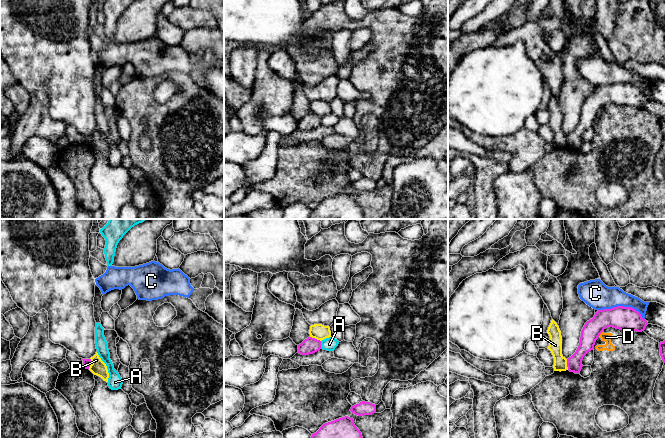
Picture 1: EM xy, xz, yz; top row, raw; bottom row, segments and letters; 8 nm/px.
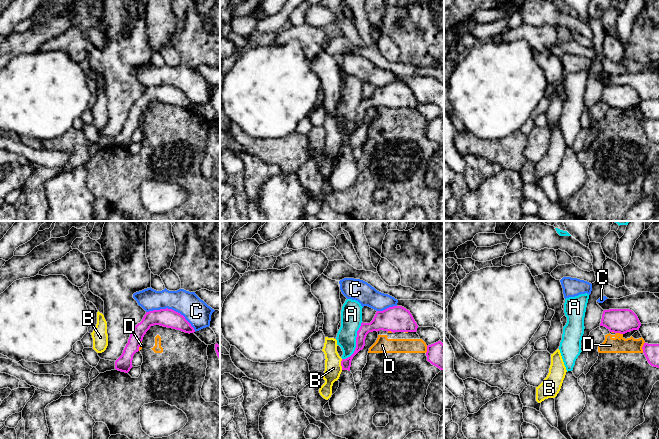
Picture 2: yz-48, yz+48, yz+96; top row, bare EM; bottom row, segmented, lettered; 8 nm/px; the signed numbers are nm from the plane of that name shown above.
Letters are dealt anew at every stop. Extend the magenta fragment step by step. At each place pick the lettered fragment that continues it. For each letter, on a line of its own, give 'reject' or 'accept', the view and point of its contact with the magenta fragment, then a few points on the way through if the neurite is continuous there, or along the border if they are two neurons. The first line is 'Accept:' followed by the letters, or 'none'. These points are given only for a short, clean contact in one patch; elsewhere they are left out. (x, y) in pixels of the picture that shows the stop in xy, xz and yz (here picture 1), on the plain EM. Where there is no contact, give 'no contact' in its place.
Accept: none
A: reject; contact xz (320, 121); border xz (320, 117), (321, 124)
B: reject; contact xz (314, 114); border xz (310, 112), (320, 117)
C: reject; contact yz (622, 82); border yz (598, 85), (630, 82), (644, 95)
D: reject; contact yz (601, 108)

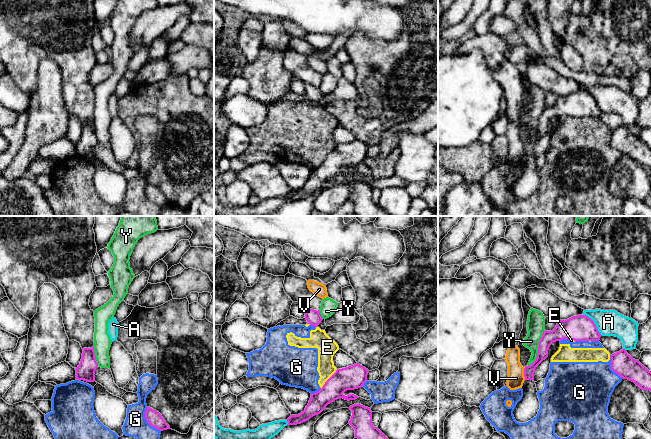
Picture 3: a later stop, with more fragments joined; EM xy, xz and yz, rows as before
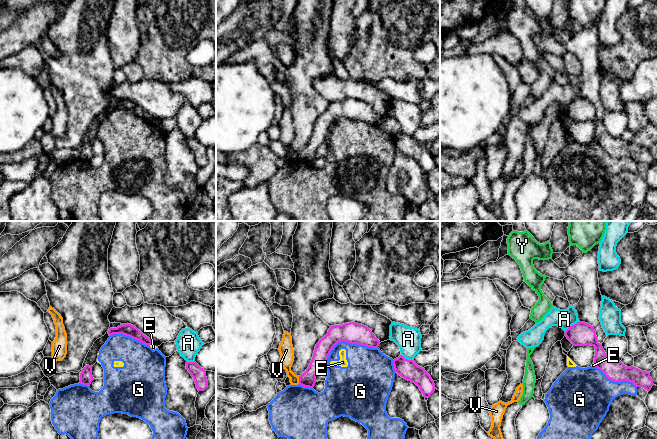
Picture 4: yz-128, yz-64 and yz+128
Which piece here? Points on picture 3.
Accept: none
A: reject; contact yz (594, 99)
E: reject; contact xz (328, 155)
G: reject; contact xy (147, 197)
V: reject; contact yz (524, 149)
Y: reject; contact yz (538, 125); border yz (545, 106), (539, 117), (537, 133), (527, 142)

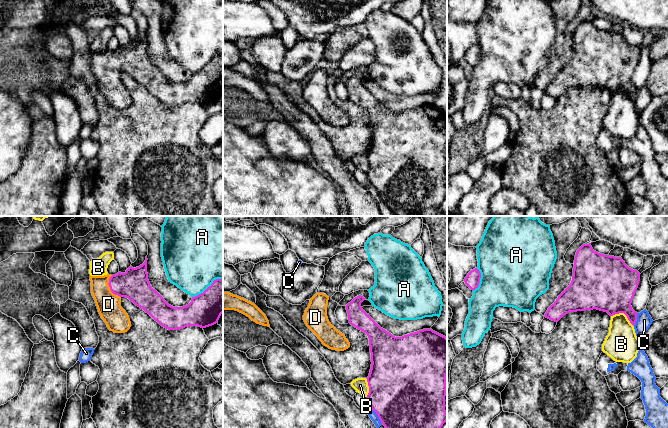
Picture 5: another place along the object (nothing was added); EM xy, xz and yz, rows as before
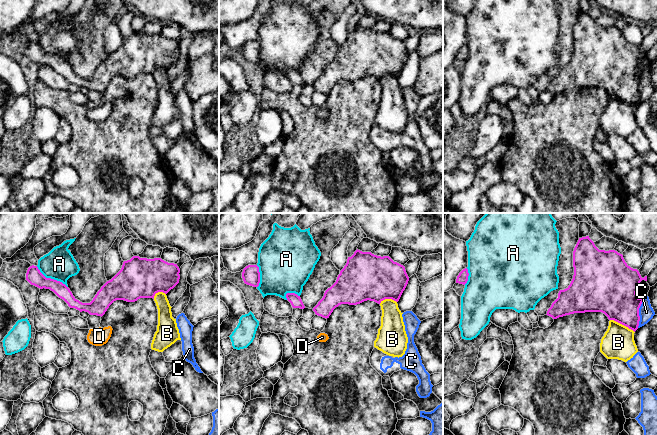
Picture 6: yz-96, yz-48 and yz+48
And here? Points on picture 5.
Accept: D
A: reject; contact yz (479, 55)
B: reject; contact yz (624, 89)
C: reject; contact xz (378, 192)
D: accept; contact xy (110, 64); way xy (133, 60), (121, 60), (110, 64), (108, 80)

